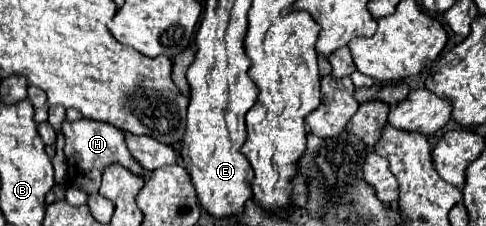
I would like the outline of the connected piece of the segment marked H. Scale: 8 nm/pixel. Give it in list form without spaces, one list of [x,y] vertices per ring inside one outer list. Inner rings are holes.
[[[81,118],[77,122],[69,122],[63,120],[61,126],[63,134],[65,134],[65,158],[67,158],[67,172],[69,172],[69,182],[79,186],[81,190],[85,190],[87,194],[95,194],[99,192],[101,186],[101,174],[103,168],[119,162],[125,168],[129,168],[131,172],[143,176],[143,168],[133,160],[133,156],[127,150],[125,144],[125,134],[121,130],[117,130],[115,126],[109,126],[105,122],[97,122],[97,120],[87,120]]]

